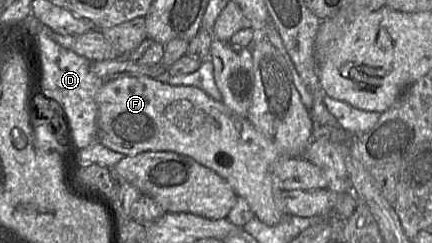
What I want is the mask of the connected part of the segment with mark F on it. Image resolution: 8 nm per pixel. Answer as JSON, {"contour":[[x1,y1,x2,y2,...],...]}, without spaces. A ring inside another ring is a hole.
{"contour":[[126,76,106,82,95,100,98,106,97,141,108,149,124,156,146,151,169,151,188,156,223,178,238,197,248,202,254,216,263,223,276,225,289,216,284,210,284,191,272,173,273,163,284,155,248,118,235,114,223,102,212,99,199,88,174,86,150,76]]}

